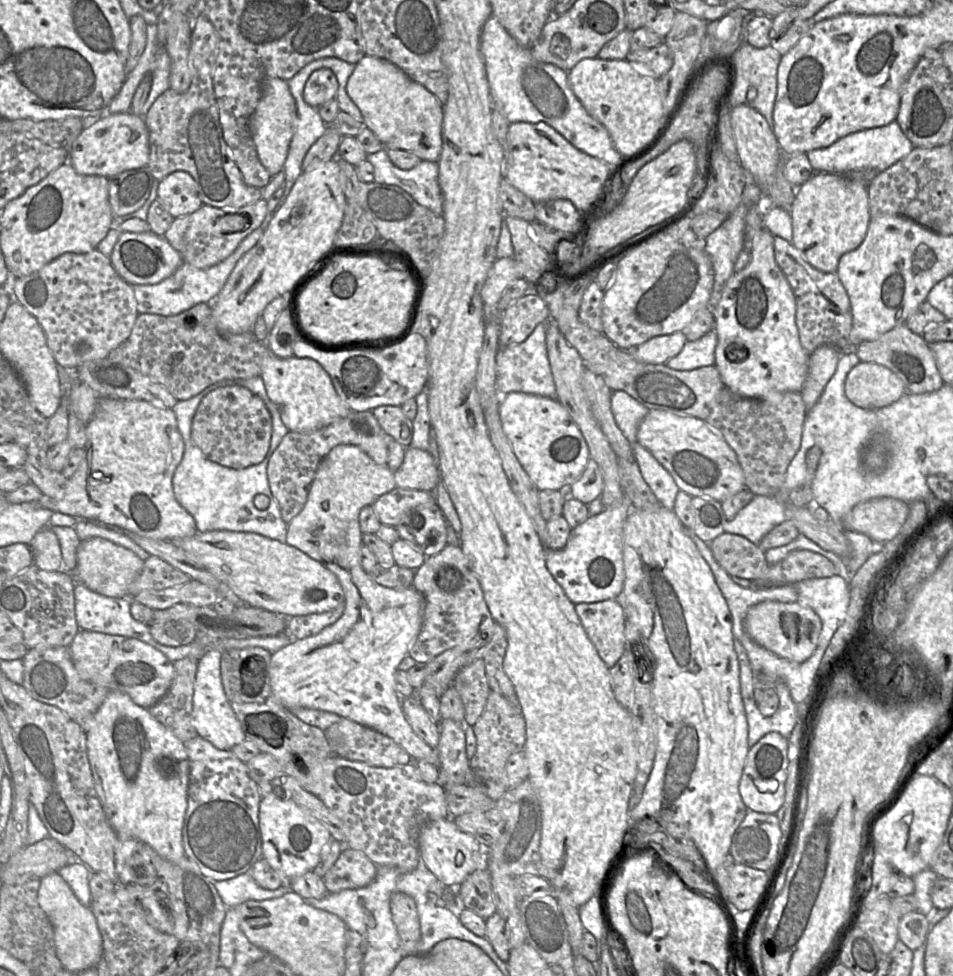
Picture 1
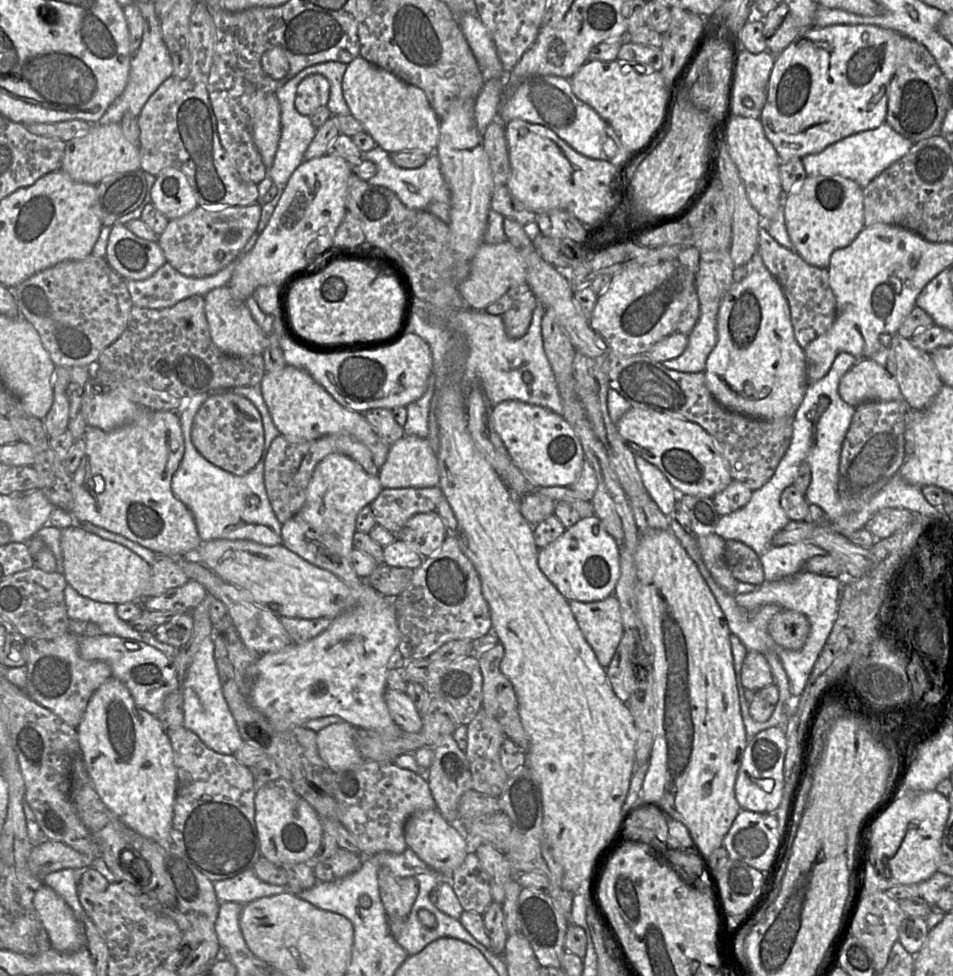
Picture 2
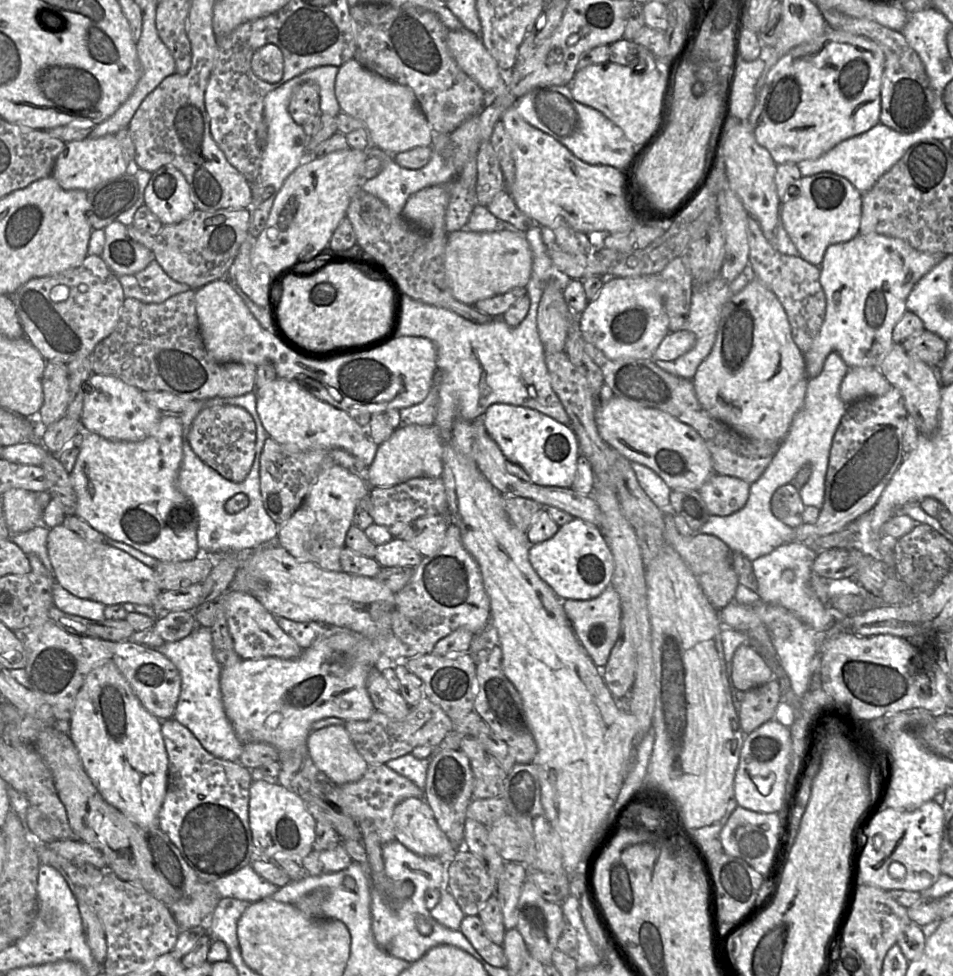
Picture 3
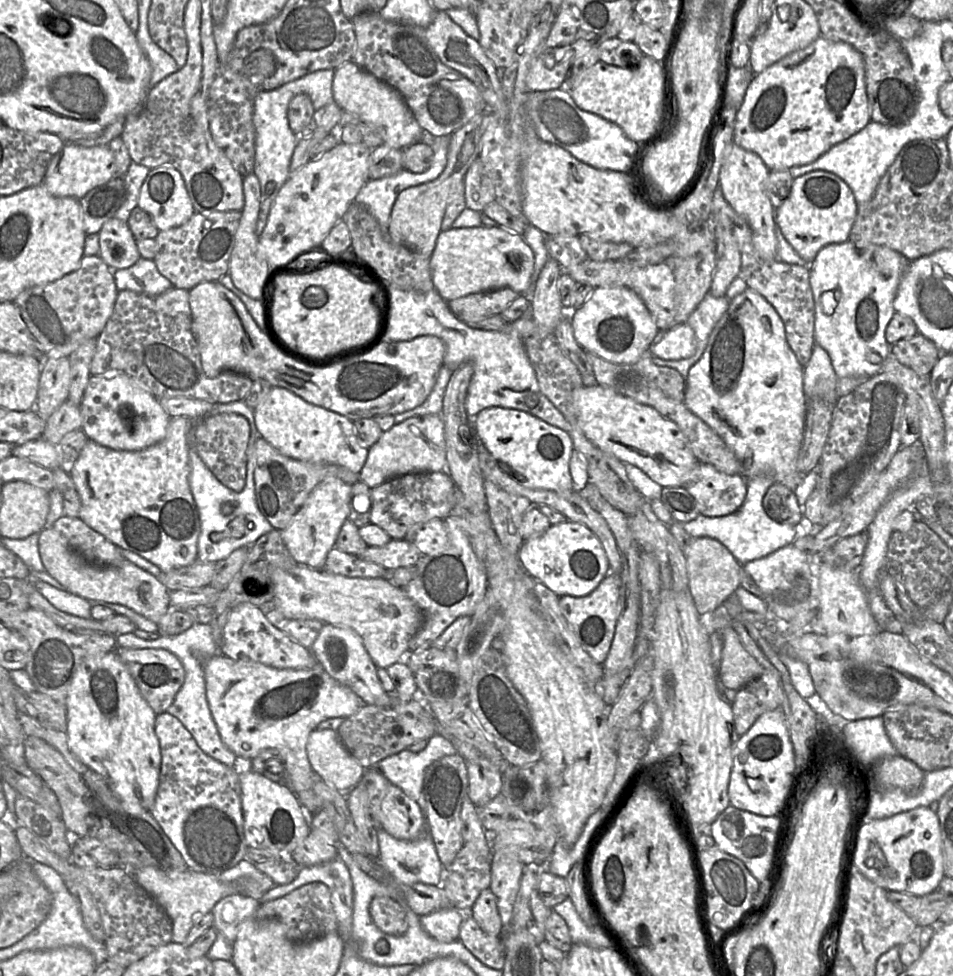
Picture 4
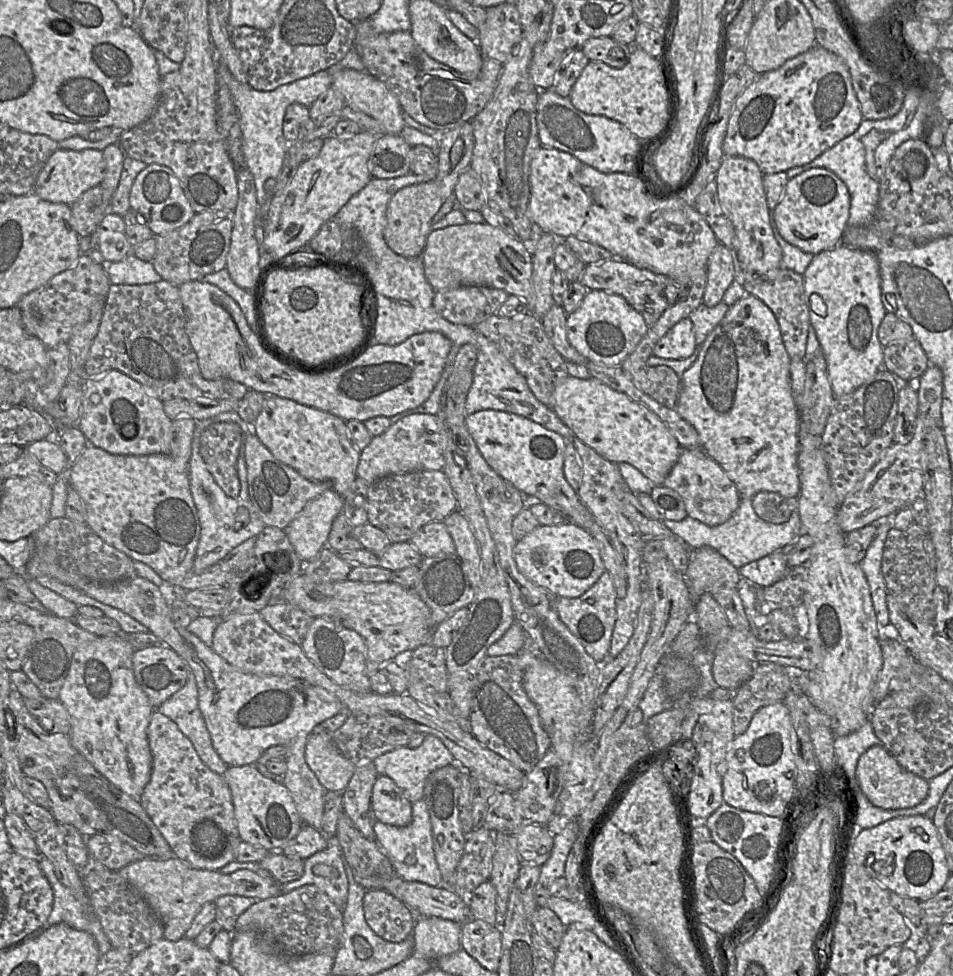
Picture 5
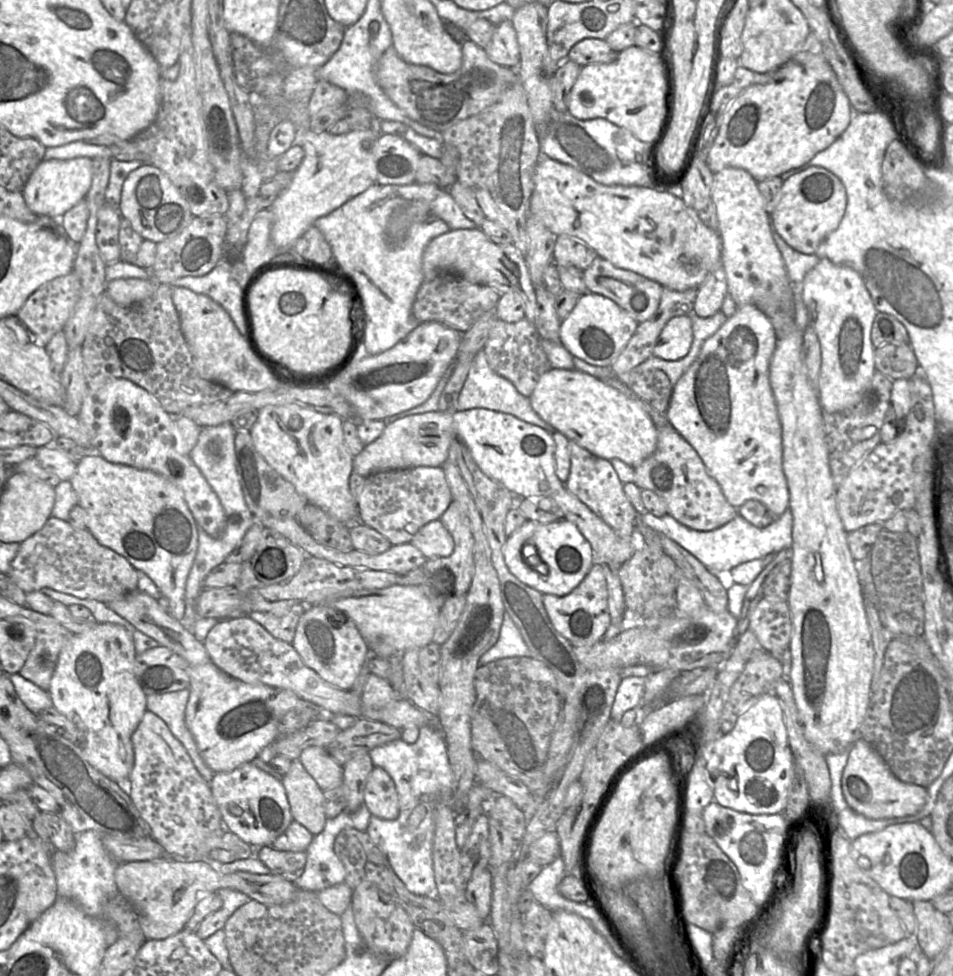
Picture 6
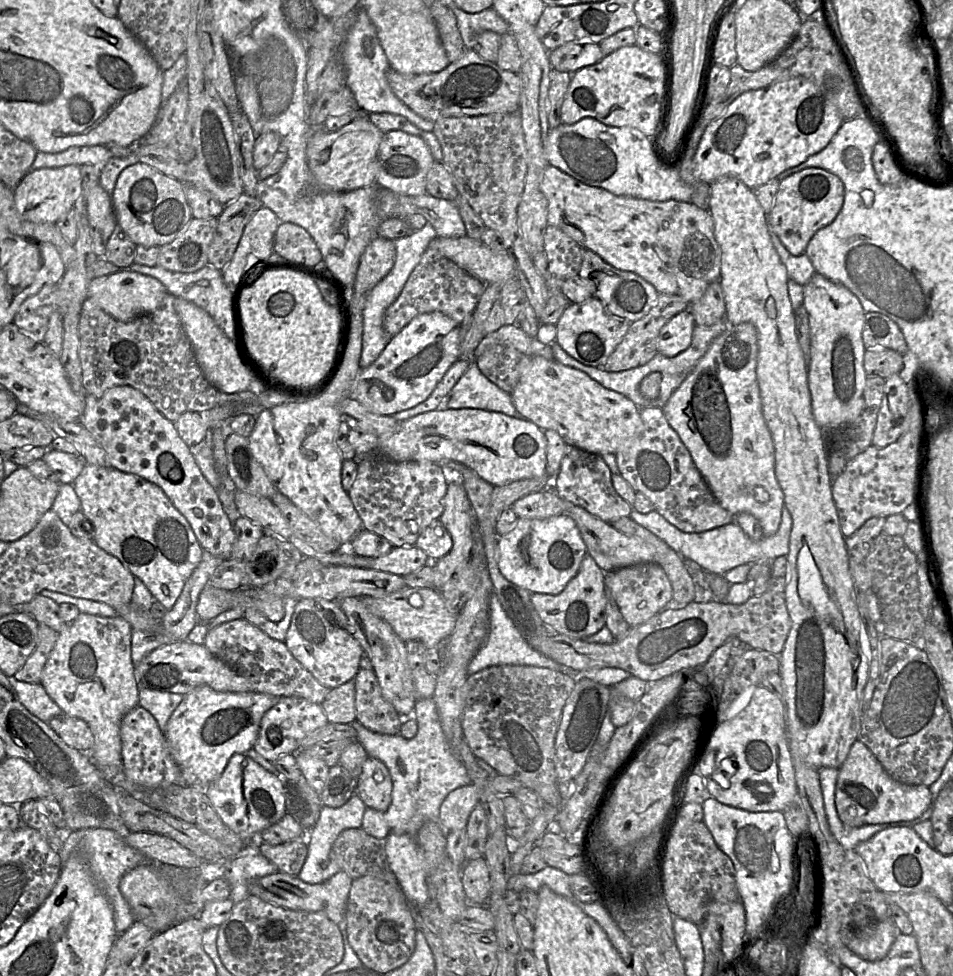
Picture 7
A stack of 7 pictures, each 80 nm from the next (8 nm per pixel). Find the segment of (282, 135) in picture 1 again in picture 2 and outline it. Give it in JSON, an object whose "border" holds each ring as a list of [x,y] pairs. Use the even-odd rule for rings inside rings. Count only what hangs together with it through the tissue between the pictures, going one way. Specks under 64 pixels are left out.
{"border":[[[275,93],[258,102],[253,126],[253,143],[266,169],[273,165],[281,134],[280,105]]]}

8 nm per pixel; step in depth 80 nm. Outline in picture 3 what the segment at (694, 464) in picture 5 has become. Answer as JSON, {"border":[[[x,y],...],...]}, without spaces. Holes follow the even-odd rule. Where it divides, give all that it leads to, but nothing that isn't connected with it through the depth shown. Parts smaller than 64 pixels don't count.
{"border":[[[714,473],[698,492],[711,515],[728,516],[745,506],[750,484],[736,477]]]}

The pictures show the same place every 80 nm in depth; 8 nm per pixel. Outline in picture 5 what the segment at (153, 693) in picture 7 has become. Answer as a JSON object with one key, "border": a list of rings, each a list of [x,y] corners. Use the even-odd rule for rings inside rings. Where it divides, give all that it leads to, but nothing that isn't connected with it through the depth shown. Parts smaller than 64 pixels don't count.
{"border":[[[189,671],[186,684],[156,711],[171,719],[190,740],[200,760],[213,772],[222,775],[229,766],[215,751],[204,718],[198,707],[196,680]]]}

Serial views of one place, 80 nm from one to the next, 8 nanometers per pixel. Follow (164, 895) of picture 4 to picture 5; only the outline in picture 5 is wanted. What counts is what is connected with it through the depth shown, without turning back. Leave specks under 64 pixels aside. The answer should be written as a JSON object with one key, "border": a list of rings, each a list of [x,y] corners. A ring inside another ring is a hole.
{"border":[[[143,858],[117,872],[158,916],[163,924],[163,937],[170,941],[183,938],[203,905],[214,902],[220,896],[238,895],[264,900],[281,893],[281,884],[272,877],[262,877],[246,869],[230,874],[196,869],[178,858]]]}

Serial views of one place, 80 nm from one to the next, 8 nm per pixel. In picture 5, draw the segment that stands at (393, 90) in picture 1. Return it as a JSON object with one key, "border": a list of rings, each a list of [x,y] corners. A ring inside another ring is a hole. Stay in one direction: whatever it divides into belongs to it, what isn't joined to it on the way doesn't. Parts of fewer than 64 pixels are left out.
{"border":[[[342,69],[333,74],[331,85],[343,98],[344,107],[362,112],[376,120],[384,130],[384,134],[399,135],[407,126],[404,114],[397,97],[389,88],[366,71]]]}

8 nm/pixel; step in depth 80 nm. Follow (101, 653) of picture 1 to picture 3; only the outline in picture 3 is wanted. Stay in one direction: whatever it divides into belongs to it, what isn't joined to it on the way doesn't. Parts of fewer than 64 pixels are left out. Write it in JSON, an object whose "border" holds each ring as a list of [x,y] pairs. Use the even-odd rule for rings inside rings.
{"border":[[[125,640],[115,643],[112,662],[148,712],[160,721],[173,717],[181,690],[181,676],[176,666],[167,657],[152,647]]]}

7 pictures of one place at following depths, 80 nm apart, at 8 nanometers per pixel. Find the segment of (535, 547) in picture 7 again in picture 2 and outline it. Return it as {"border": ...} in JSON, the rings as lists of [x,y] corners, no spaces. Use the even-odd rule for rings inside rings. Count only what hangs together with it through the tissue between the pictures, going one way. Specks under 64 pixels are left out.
{"border":[[[595,515],[581,518],[554,542],[539,548],[537,562],[540,570],[568,601],[603,600],[614,593],[620,576],[617,543]]]}

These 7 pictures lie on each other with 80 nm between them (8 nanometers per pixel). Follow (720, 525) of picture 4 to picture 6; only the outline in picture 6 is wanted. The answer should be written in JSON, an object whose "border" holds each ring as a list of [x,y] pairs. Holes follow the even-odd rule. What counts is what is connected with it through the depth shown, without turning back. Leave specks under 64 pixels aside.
{"border":[[[786,509],[782,516],[765,528],[758,528],[737,515],[724,526],[711,531],[697,531],[679,523],[666,514],[656,516],[646,512],[640,514],[639,521],[675,541],[689,553],[694,555],[711,572],[727,572],[736,566],[755,559],[770,557],[779,551],[792,546],[793,515],[791,509]]]}

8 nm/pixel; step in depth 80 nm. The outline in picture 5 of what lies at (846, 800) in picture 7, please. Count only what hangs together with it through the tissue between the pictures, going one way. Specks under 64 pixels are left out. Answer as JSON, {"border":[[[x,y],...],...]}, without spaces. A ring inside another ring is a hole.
{"border":[[[881,744],[871,746],[857,761],[855,783],[867,799],[882,809],[911,808],[928,795],[929,780],[903,768]]]}

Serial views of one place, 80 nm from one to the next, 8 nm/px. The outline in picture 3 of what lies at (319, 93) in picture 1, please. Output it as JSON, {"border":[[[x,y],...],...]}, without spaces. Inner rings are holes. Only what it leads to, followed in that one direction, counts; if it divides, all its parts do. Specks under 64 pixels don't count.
{"border":[[[308,81],[298,85],[292,92],[288,111],[293,121],[304,125],[306,121],[320,113],[319,87]]]}

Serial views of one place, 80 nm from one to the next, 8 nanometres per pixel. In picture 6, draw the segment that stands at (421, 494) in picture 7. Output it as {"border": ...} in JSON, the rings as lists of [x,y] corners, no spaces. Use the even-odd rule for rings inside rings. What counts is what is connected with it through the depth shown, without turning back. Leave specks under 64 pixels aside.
{"border":[[[414,467],[379,472],[365,478],[364,486],[356,503],[359,519],[380,534],[385,536],[392,545],[410,543],[421,527],[439,519],[453,501],[449,485],[442,467]]]}

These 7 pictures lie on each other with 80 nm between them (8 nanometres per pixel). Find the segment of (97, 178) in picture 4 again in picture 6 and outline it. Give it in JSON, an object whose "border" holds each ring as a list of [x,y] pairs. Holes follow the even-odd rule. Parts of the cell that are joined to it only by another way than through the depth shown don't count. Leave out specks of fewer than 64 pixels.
{"border":[[[78,157],[70,160],[42,161],[34,170],[21,193],[31,212],[40,216],[60,218],[84,199],[92,182],[92,159]]]}

